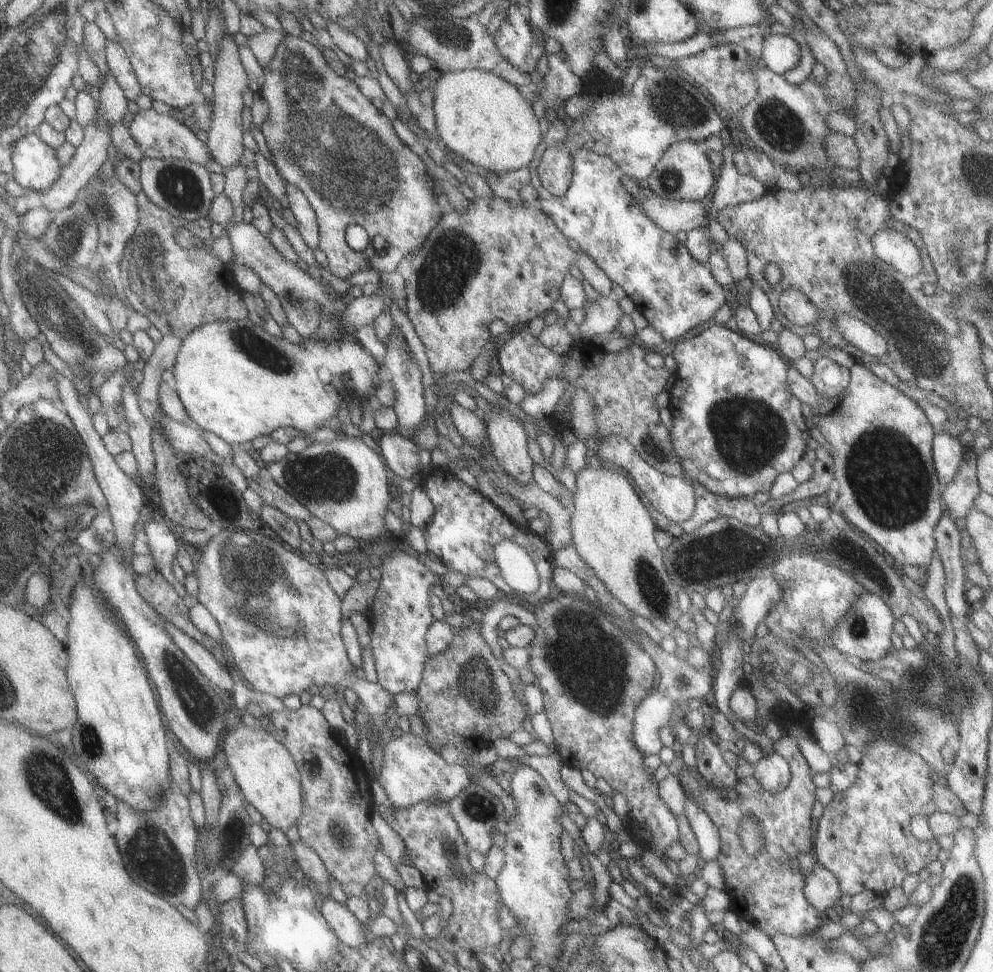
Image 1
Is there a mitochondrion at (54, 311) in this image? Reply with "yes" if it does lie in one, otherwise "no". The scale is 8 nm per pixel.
yes

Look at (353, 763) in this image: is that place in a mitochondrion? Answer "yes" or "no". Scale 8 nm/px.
no

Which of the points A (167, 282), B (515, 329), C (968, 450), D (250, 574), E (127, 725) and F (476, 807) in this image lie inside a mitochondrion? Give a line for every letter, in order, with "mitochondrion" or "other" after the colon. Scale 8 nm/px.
A: mitochondrion
B: other
C: other
D: mitochondrion
E: other
F: mitochondrion

